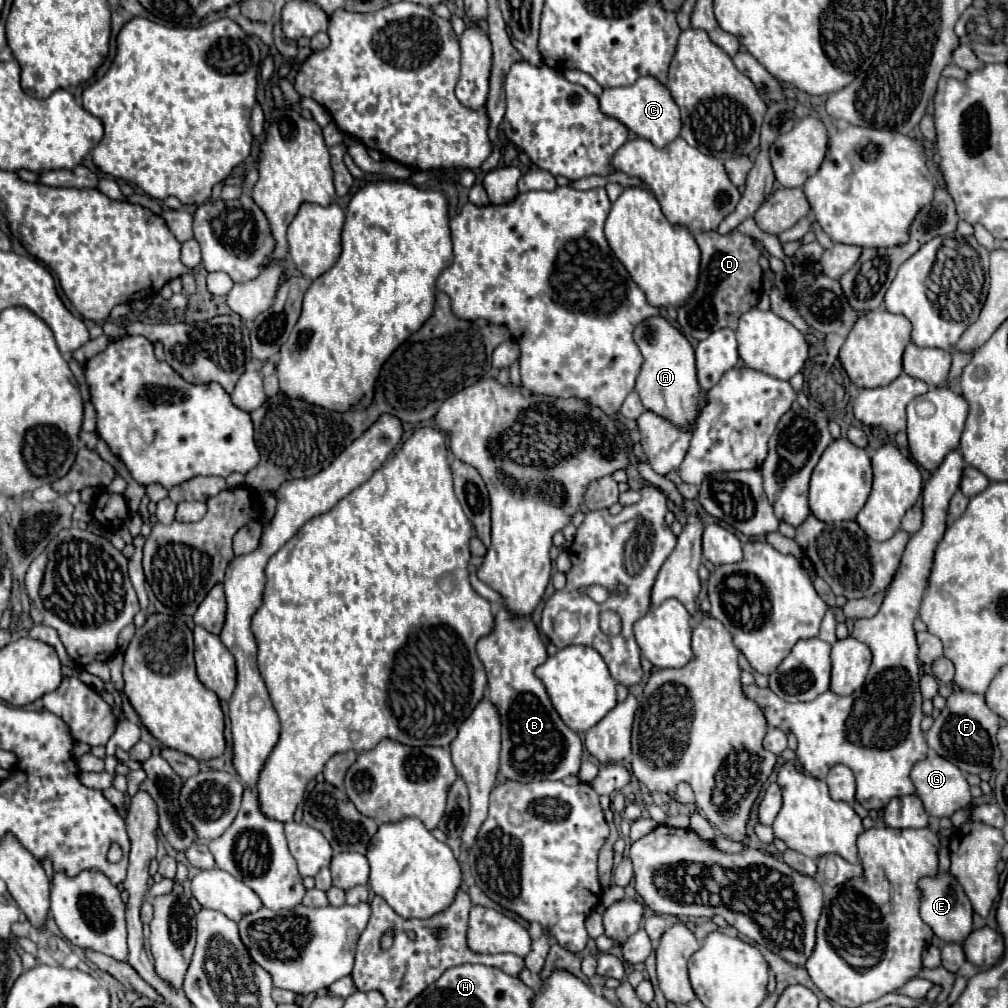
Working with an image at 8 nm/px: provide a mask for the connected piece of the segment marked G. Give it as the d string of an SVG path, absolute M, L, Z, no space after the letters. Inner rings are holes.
M930 753L924 761L918 761L910 773L916 793L924 803L924 809L930 817L952 817L954 811L966 807L972 801L970 795L970 785L964 779L964 775L958 771L958 767L954 767L948 759L942 759L936 753Z

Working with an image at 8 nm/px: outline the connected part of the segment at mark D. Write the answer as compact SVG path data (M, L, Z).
M716 231L698 233L696 243L702 251L700 277L692 297L678 307L678 325L684 335L700 341L712 331L724 327L736 329L738 317L756 307L762 293L762 269L758 265L760 251L754 239L740 231L732 231L728 235L720 235Z

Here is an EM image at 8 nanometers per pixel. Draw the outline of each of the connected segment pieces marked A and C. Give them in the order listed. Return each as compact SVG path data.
M662 315L644 319L634 327L634 343L638 345L644 361L636 377L636 391L646 409L672 421L678 427L686 427L696 417L696 403L700 385L696 379L694 349L688 339Z
M652 75L640 77L634 85L628 87L606 87L600 95L600 109L602 113L622 121L638 137L652 141L656 147L666 147L680 135L680 107L676 105L668 87Z

